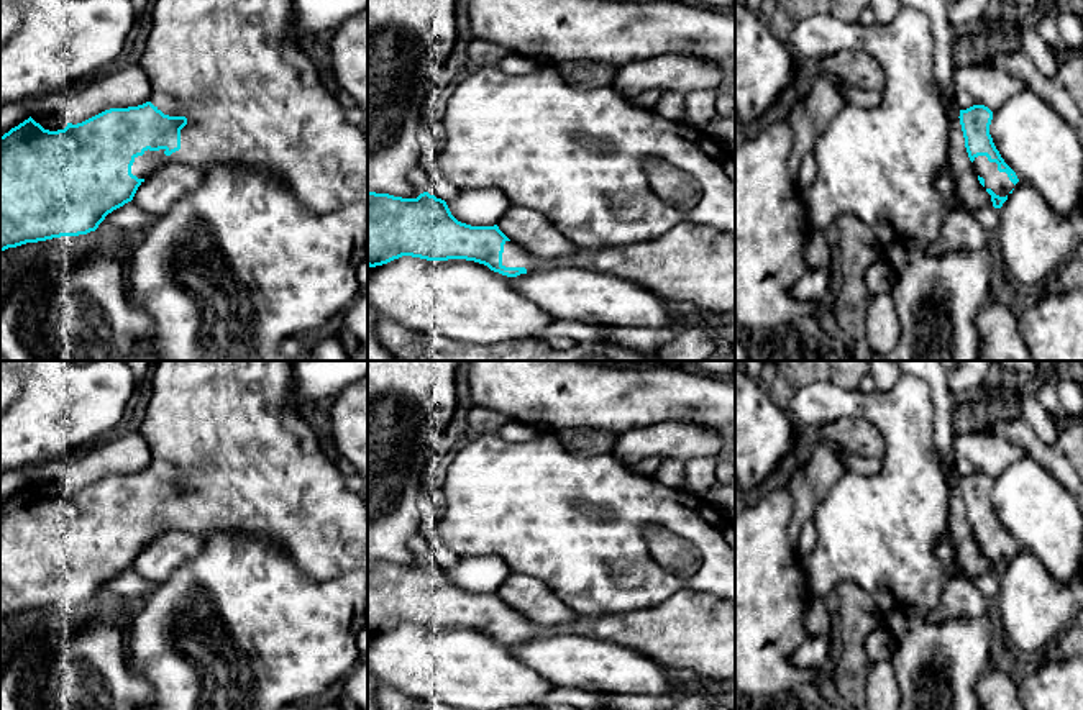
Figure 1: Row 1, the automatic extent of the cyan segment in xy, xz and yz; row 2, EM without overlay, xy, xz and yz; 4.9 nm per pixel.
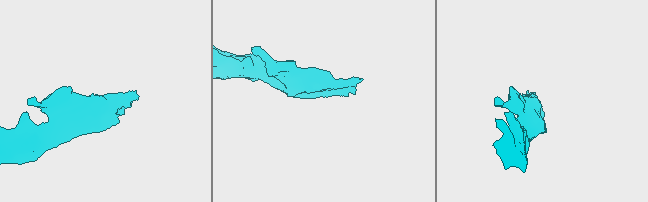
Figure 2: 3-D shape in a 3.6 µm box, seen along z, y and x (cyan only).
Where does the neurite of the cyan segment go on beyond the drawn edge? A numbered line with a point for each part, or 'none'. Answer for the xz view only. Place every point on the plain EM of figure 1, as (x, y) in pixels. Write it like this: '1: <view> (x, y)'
1: xz (693, 630)

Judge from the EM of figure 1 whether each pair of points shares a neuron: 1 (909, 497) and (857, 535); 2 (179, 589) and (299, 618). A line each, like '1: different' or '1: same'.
1: same
2: same

